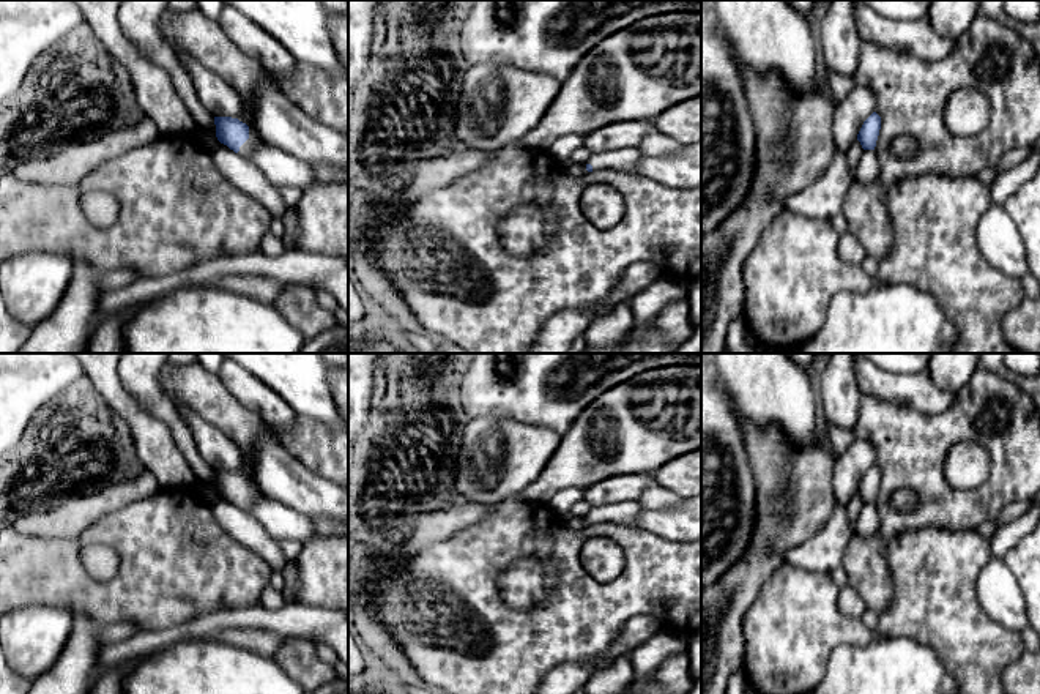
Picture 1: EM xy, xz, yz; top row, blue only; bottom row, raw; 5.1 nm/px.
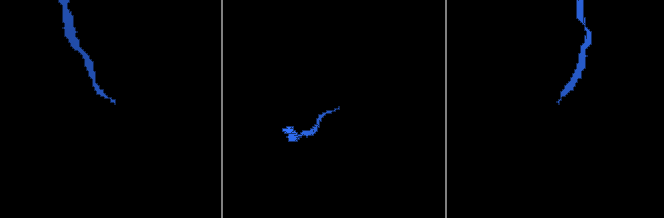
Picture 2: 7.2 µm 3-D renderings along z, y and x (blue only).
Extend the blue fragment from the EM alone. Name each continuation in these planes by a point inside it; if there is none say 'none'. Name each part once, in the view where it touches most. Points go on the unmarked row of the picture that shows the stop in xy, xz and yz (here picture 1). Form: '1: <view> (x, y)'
1: xy (282, 522)

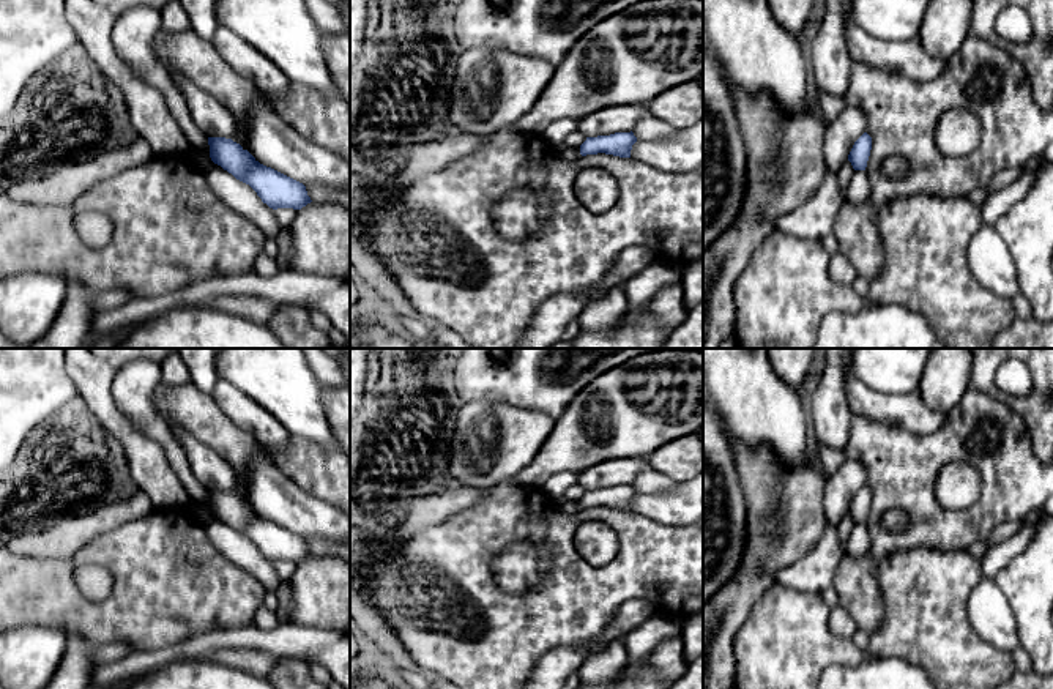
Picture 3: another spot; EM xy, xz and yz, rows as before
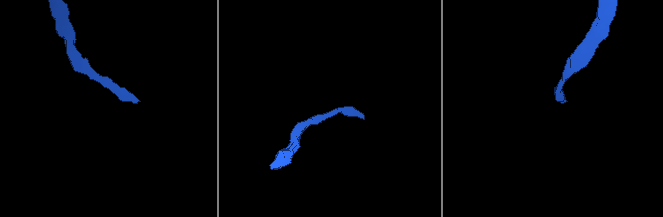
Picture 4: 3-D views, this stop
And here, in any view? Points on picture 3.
none

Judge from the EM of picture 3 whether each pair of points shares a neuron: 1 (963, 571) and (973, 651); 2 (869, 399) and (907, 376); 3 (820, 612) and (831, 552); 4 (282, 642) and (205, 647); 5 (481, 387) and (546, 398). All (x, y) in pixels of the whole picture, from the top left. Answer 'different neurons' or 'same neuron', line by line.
1: same neuron
2: different neurons
3: different neurons
4: same neuron
5: same neuron

